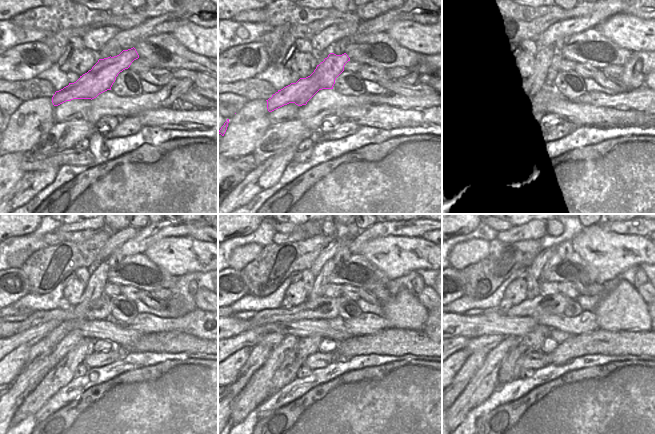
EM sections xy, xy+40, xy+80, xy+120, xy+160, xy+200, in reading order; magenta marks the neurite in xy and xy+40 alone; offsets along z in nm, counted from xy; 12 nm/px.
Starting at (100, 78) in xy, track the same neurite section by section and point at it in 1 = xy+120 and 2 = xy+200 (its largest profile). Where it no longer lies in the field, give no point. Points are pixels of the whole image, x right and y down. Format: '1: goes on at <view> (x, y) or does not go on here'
1: goes on at xy+120 (30, 337)
2: goes on at xy+200 (462, 342)

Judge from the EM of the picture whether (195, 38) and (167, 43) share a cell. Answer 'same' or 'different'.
different

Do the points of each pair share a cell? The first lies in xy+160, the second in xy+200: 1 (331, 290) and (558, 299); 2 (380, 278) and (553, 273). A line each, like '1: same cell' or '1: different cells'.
1: different cells
2: same cell

